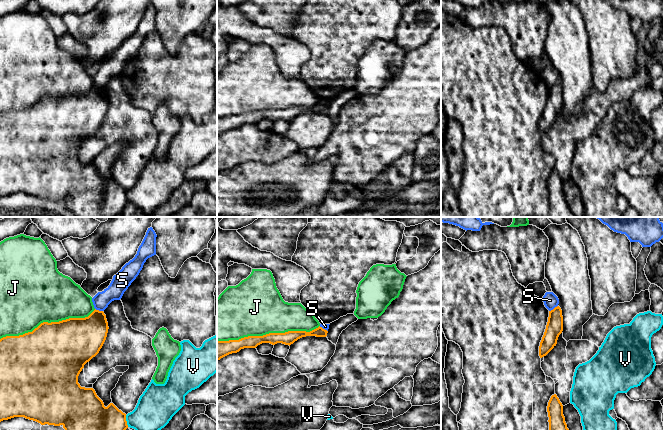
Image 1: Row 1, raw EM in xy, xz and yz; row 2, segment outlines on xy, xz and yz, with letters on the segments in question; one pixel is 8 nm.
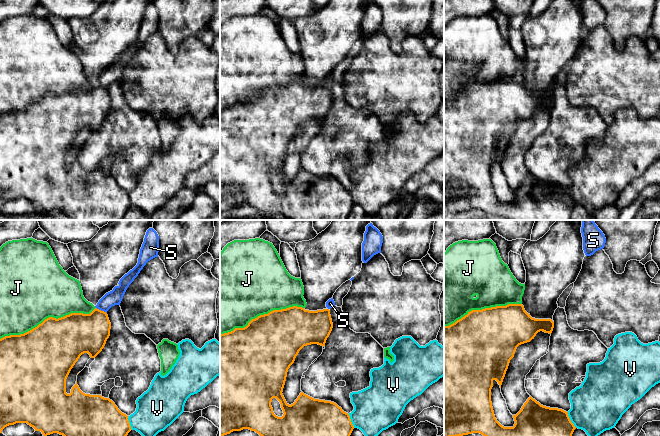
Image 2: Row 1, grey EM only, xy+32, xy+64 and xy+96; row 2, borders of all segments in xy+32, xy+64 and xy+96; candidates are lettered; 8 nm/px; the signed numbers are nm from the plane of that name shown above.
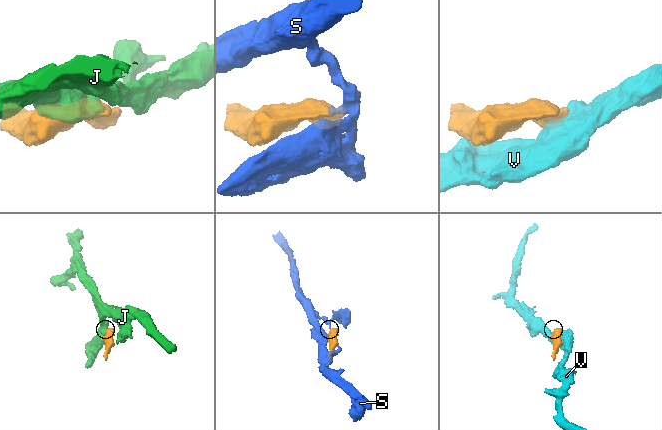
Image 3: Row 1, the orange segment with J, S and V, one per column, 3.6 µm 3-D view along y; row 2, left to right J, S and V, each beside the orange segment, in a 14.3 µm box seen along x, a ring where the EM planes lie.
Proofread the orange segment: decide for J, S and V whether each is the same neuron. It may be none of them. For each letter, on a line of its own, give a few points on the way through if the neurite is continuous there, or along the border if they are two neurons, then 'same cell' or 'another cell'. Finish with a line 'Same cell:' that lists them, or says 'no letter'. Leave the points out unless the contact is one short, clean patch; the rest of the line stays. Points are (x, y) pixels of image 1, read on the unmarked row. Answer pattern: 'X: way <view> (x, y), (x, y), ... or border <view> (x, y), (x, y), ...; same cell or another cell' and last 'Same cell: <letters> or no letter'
J: another cell
S: border yz (557, 81), (549, 87); another cell
V: border xy (125, 191), (128, 202); another cell
Same cell: no letter

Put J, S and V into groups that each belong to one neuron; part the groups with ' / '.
J / S / V

